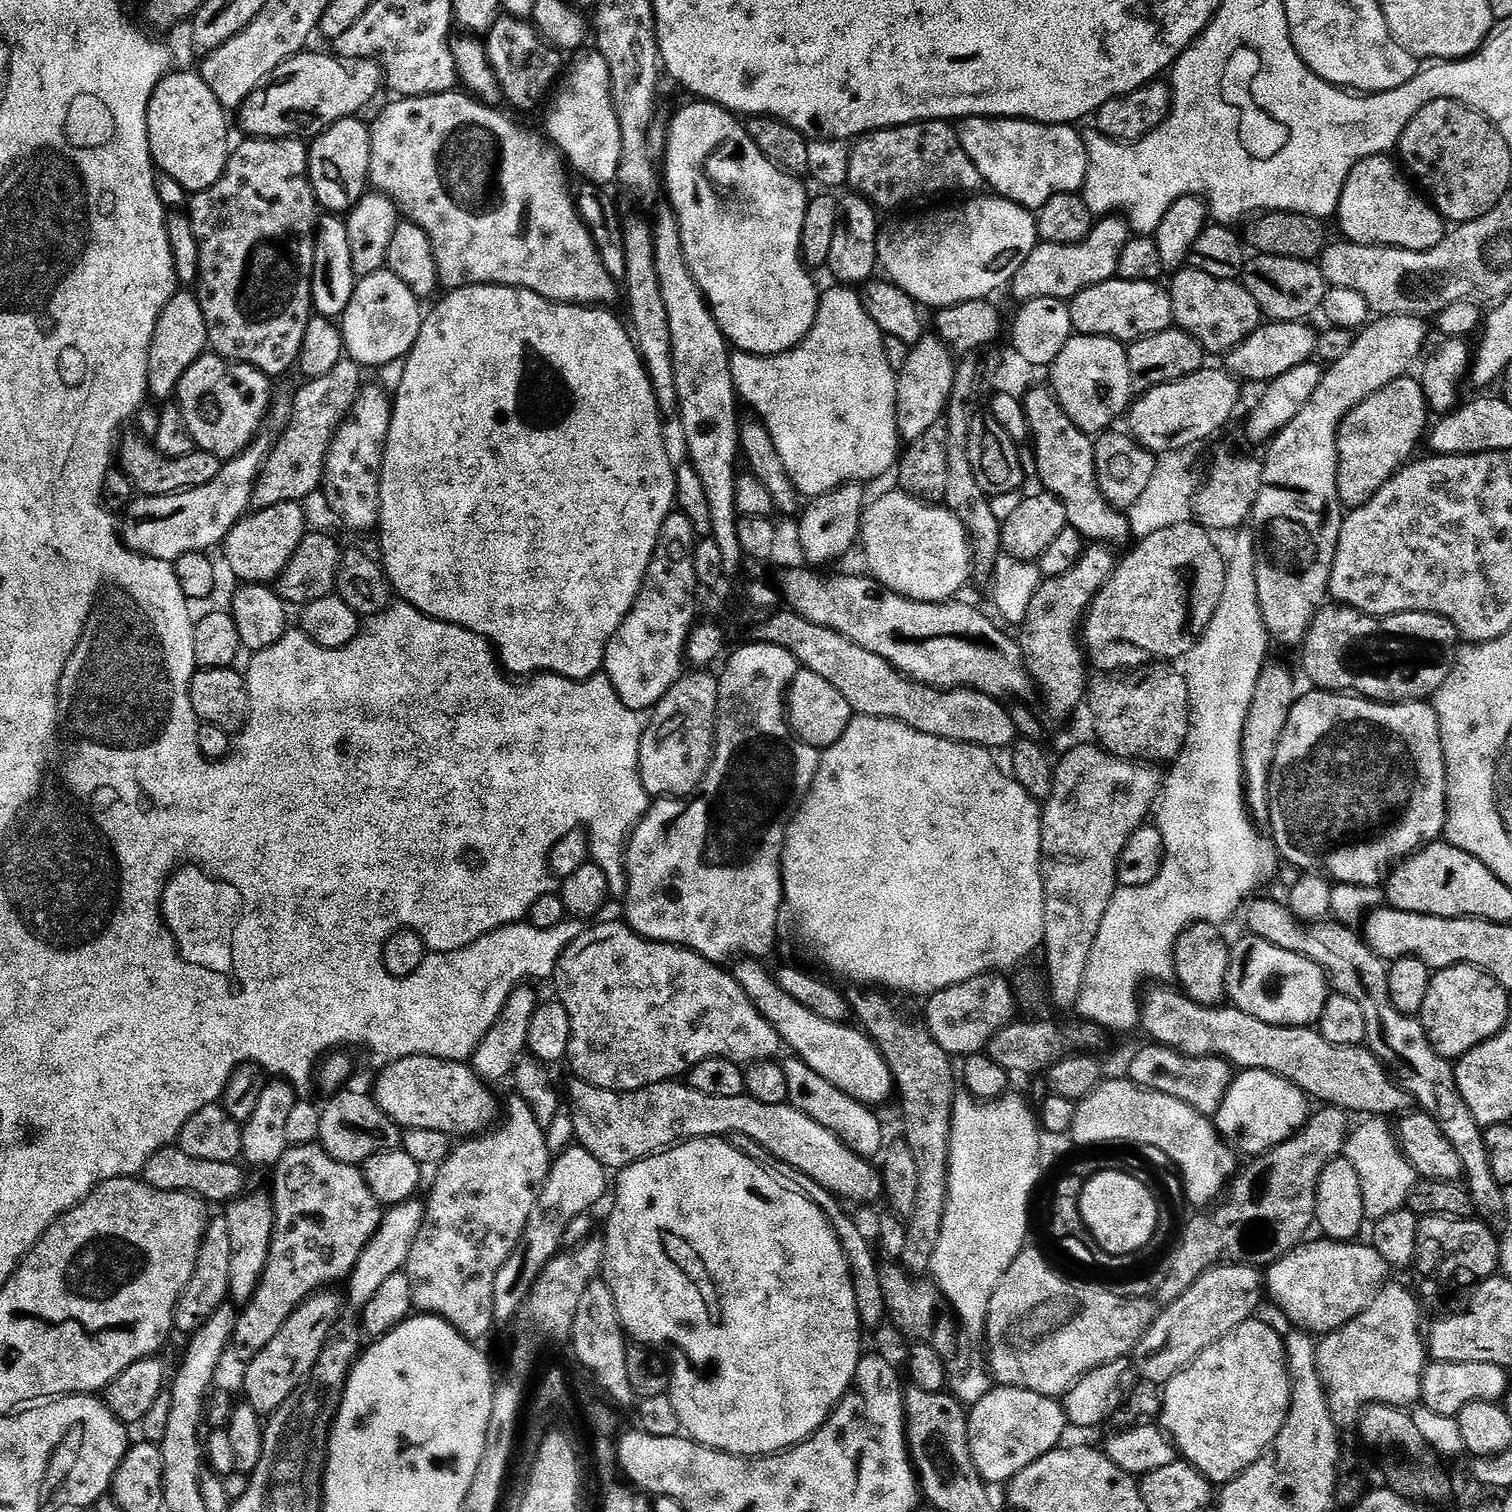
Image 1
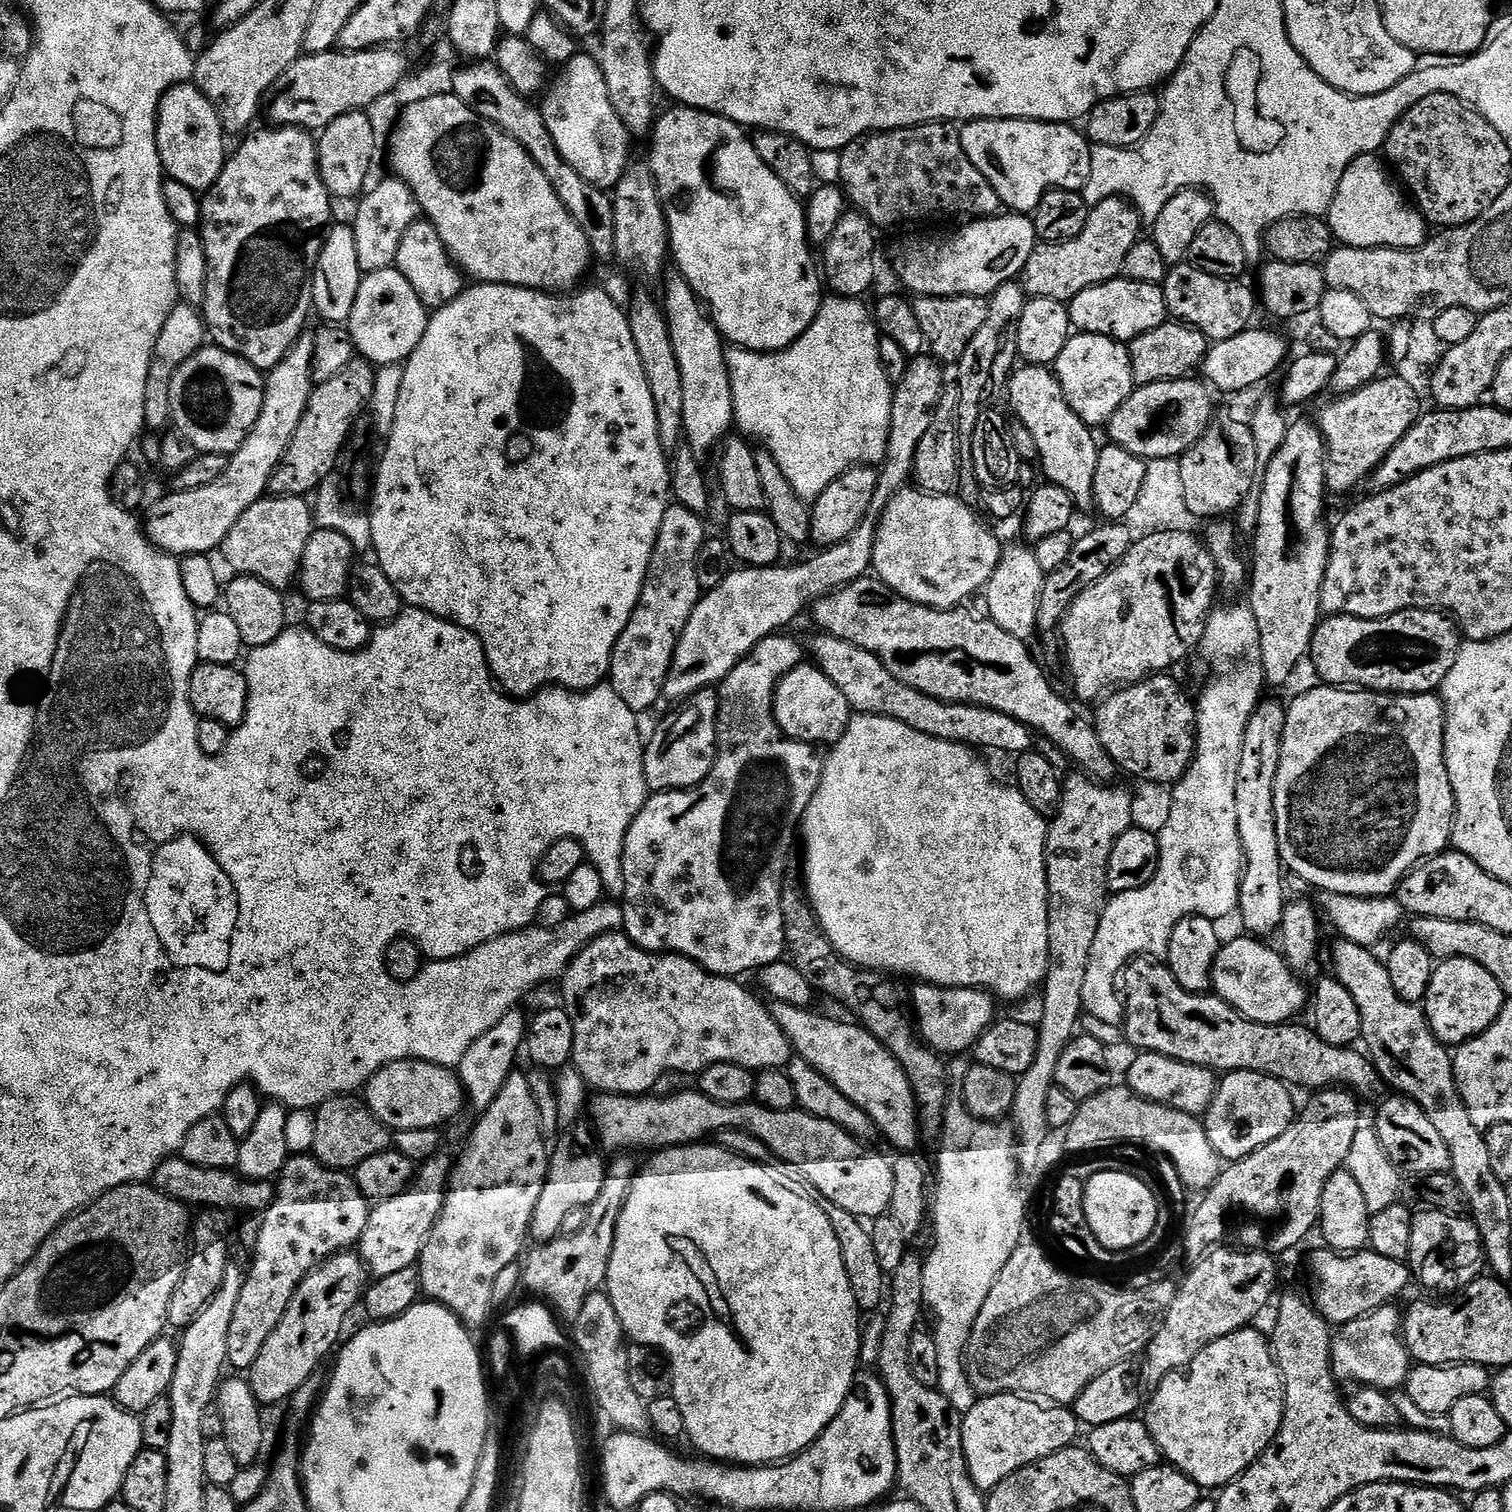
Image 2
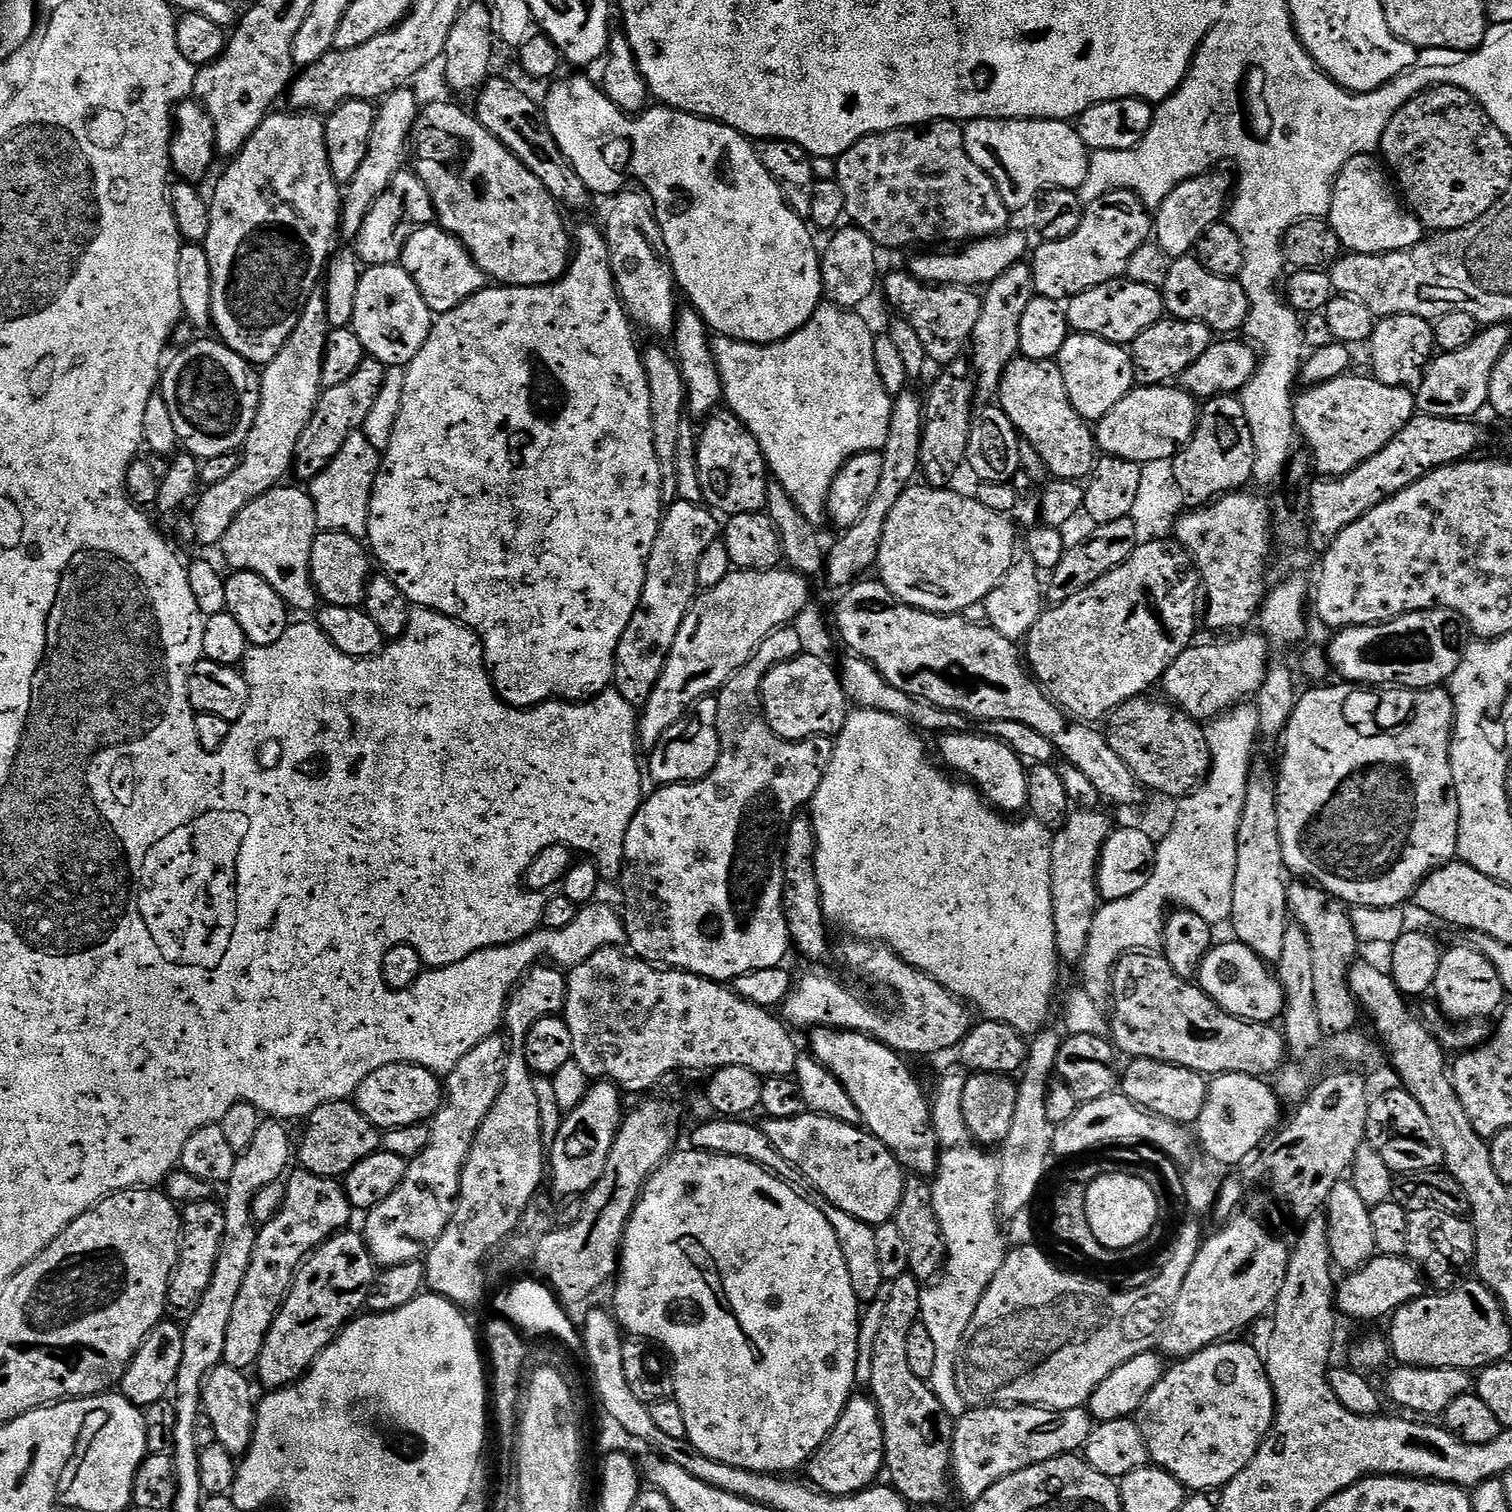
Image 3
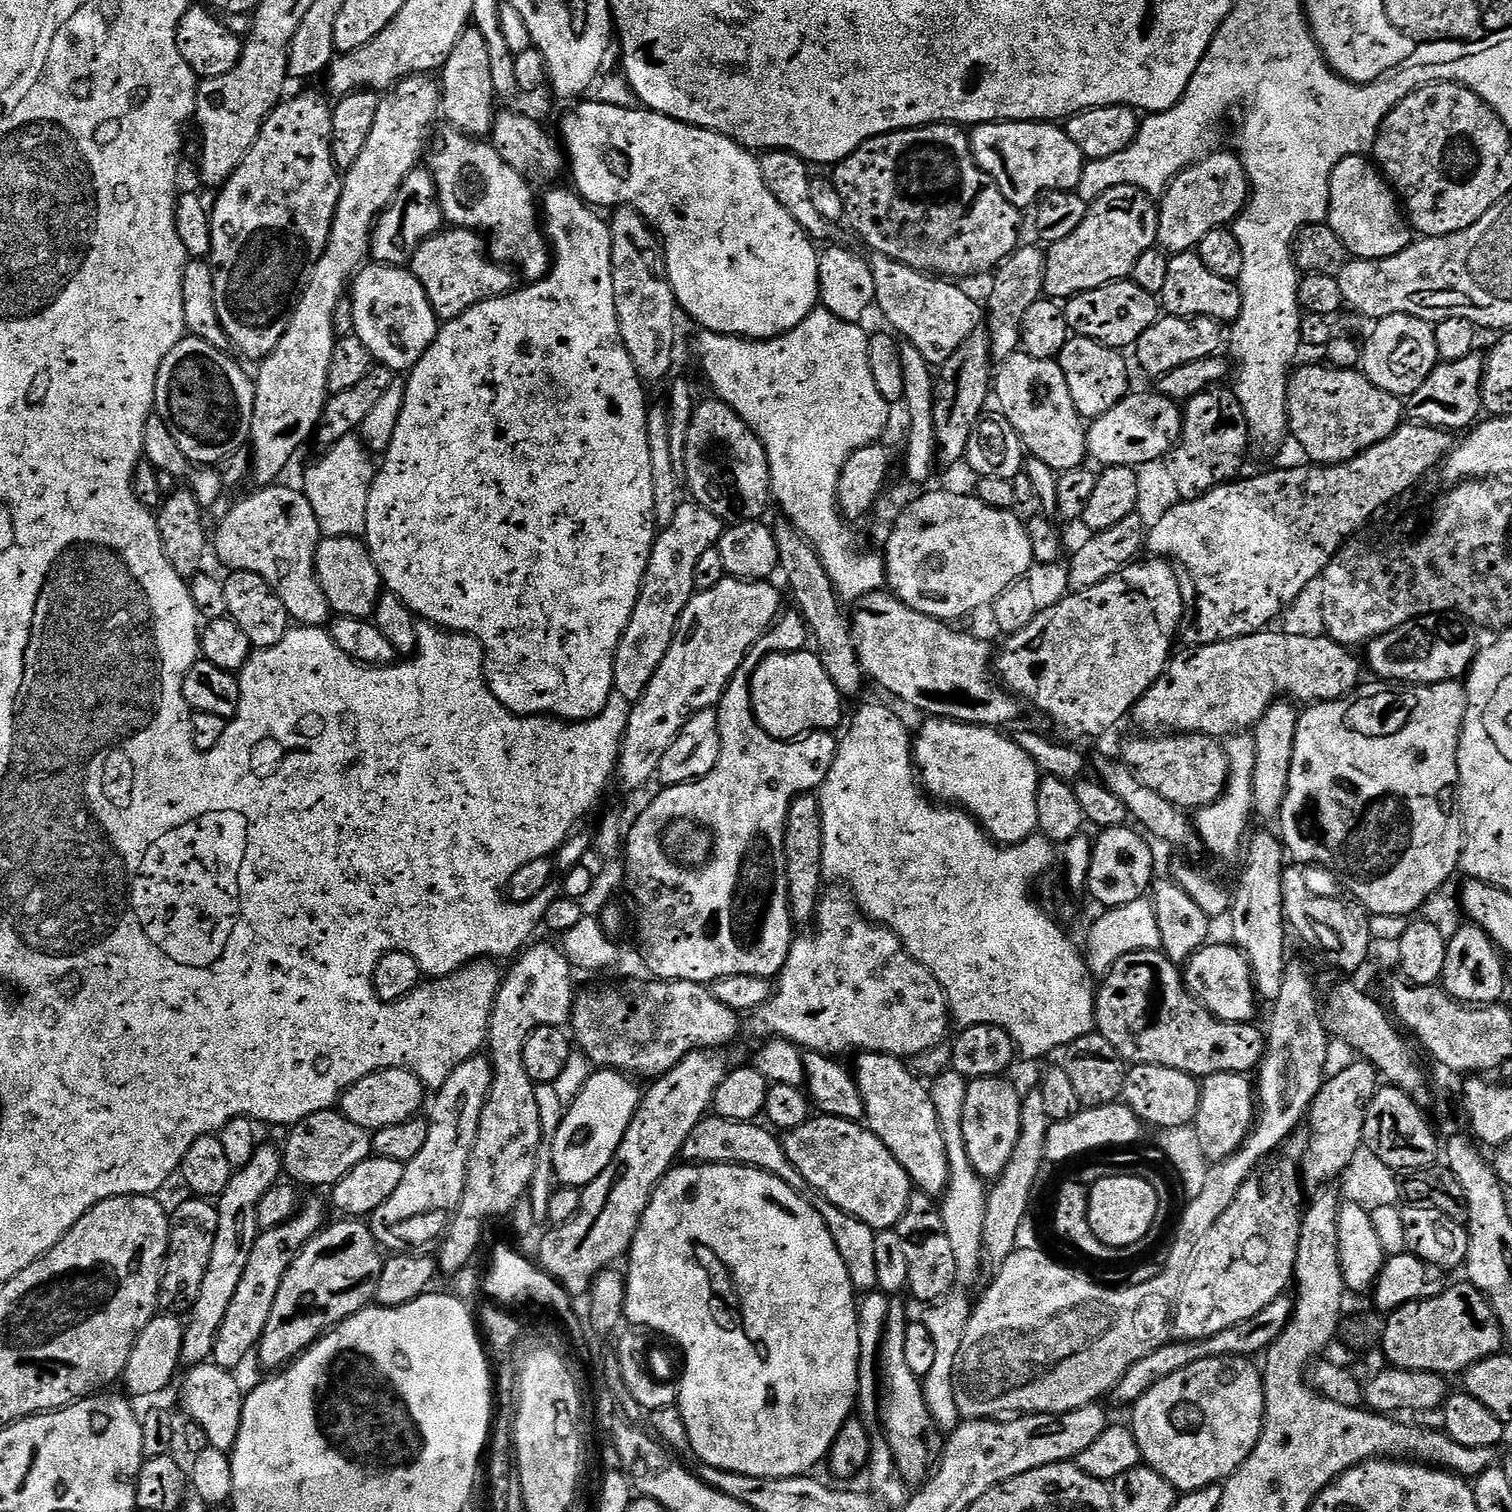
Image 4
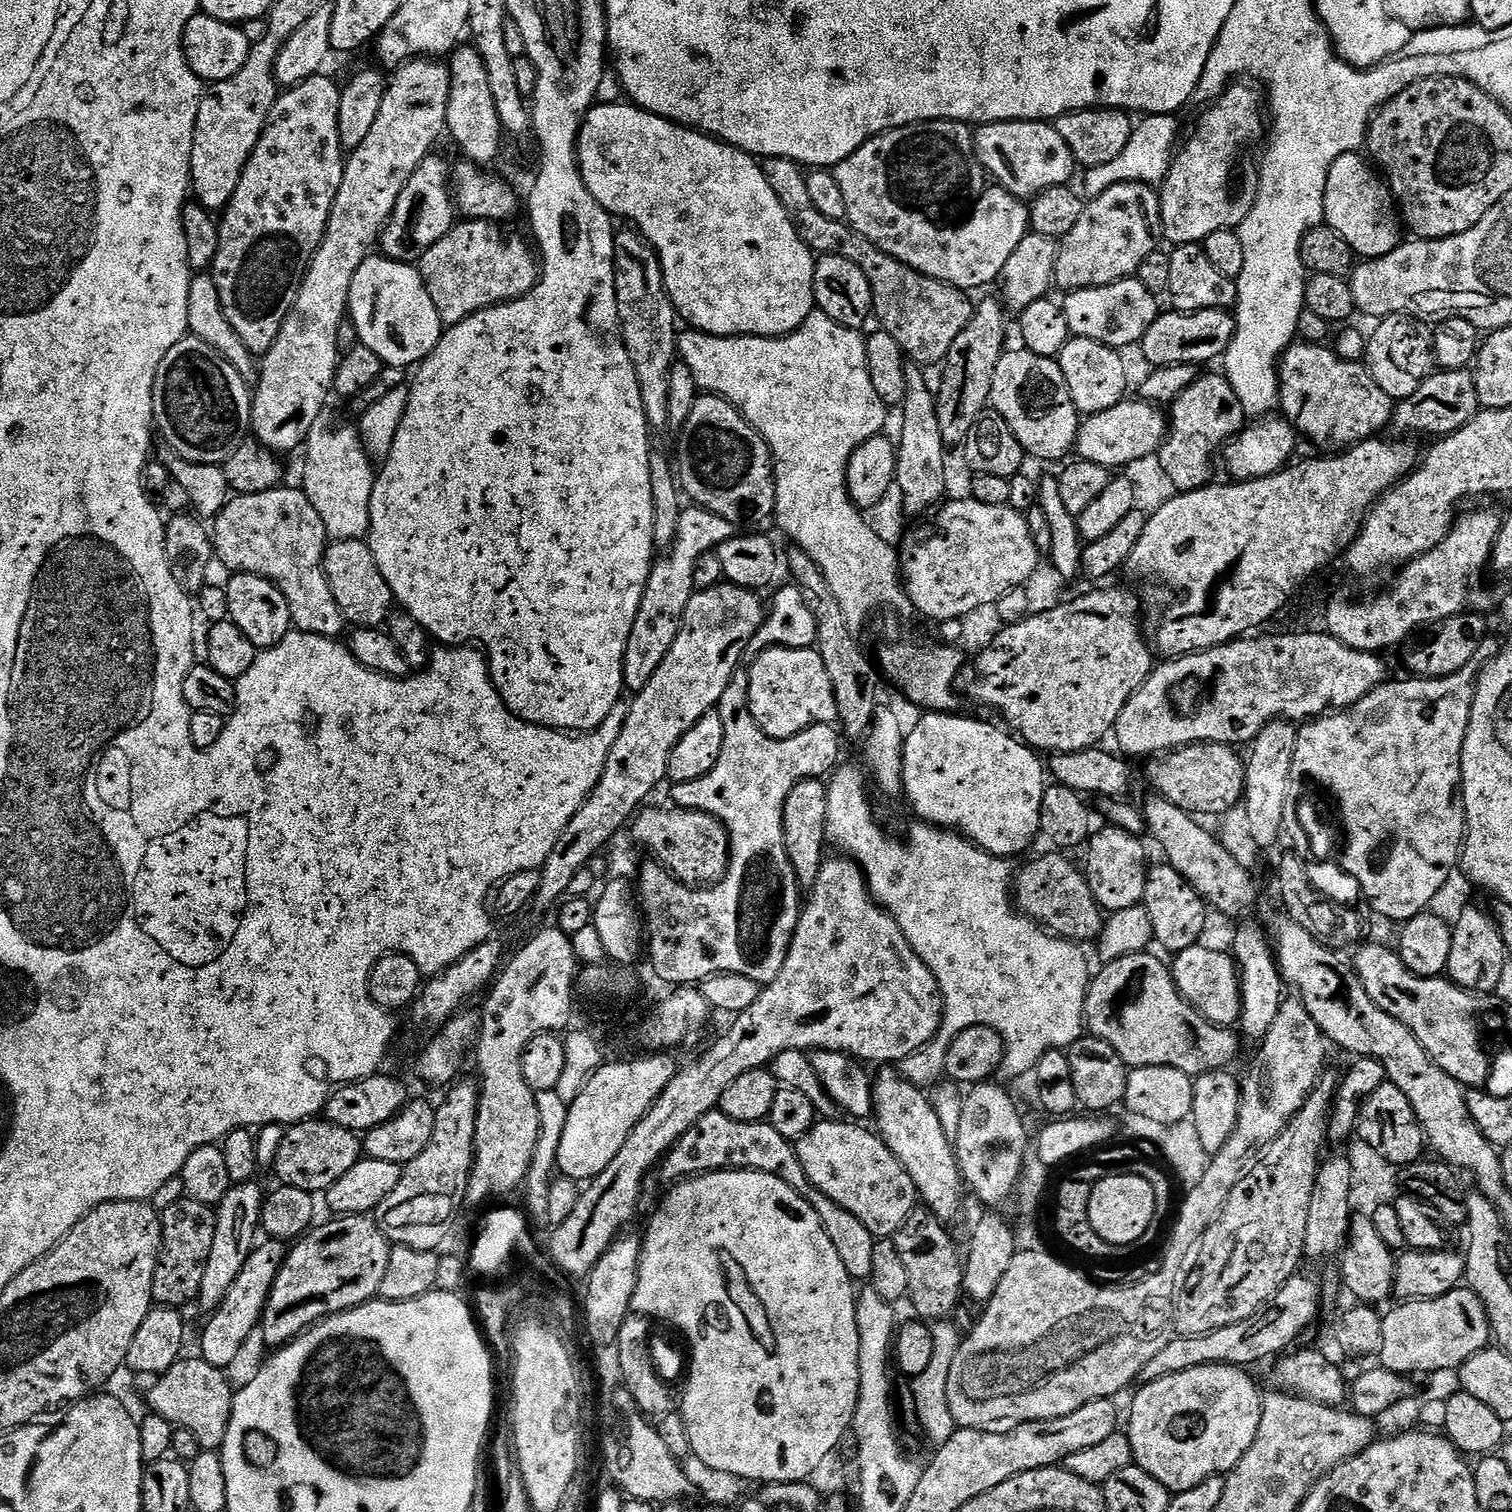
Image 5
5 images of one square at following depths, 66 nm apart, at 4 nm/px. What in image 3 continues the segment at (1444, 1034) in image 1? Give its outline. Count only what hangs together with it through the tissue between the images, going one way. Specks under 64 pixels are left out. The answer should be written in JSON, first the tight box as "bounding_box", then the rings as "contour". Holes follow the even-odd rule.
{"bounding_box":[1431,948,1506,1022],"contour":[[[1452,948],[1443,953],[1438,962],[1438,974],[1432,983],[1431,995],[1436,996],[1440,1012],[1452,1022],[1480,1022],[1493,1012],[1501,1011],[1506,993],[1498,978],[1498,970],[1477,948]]]}

